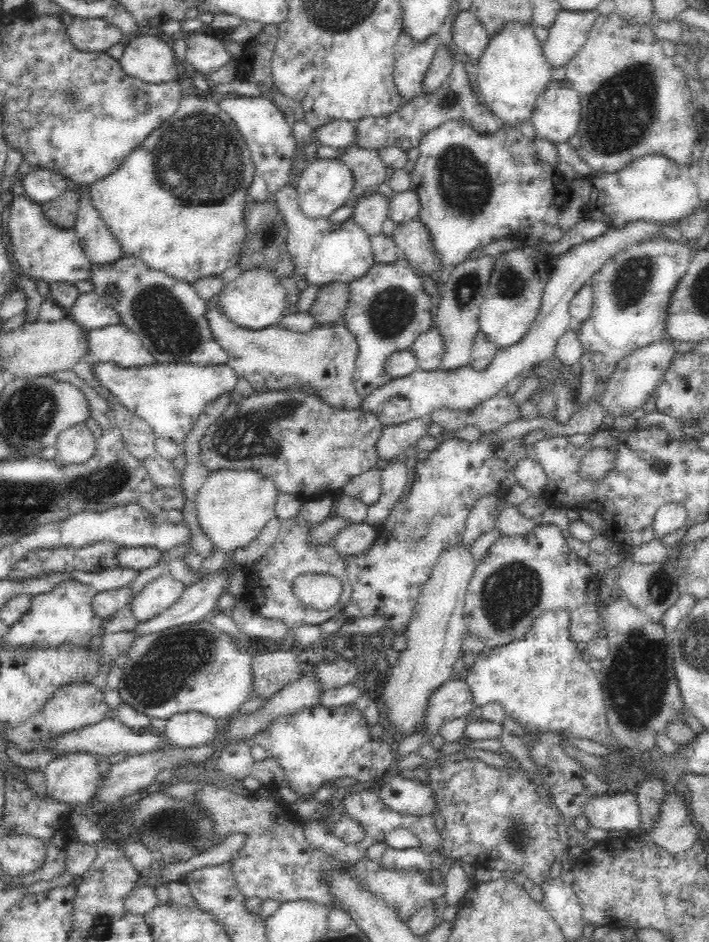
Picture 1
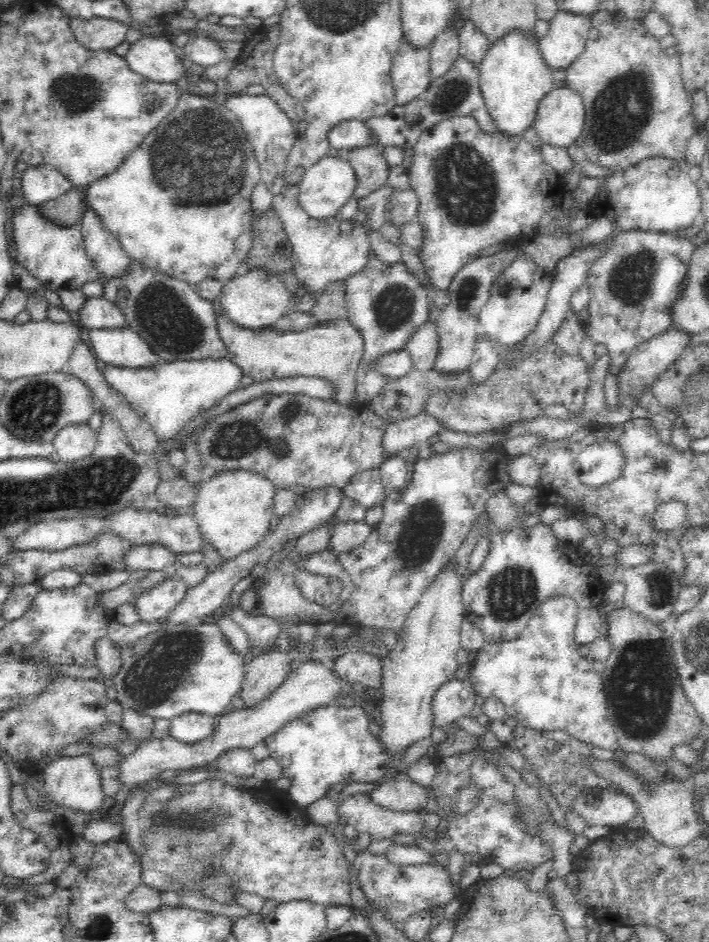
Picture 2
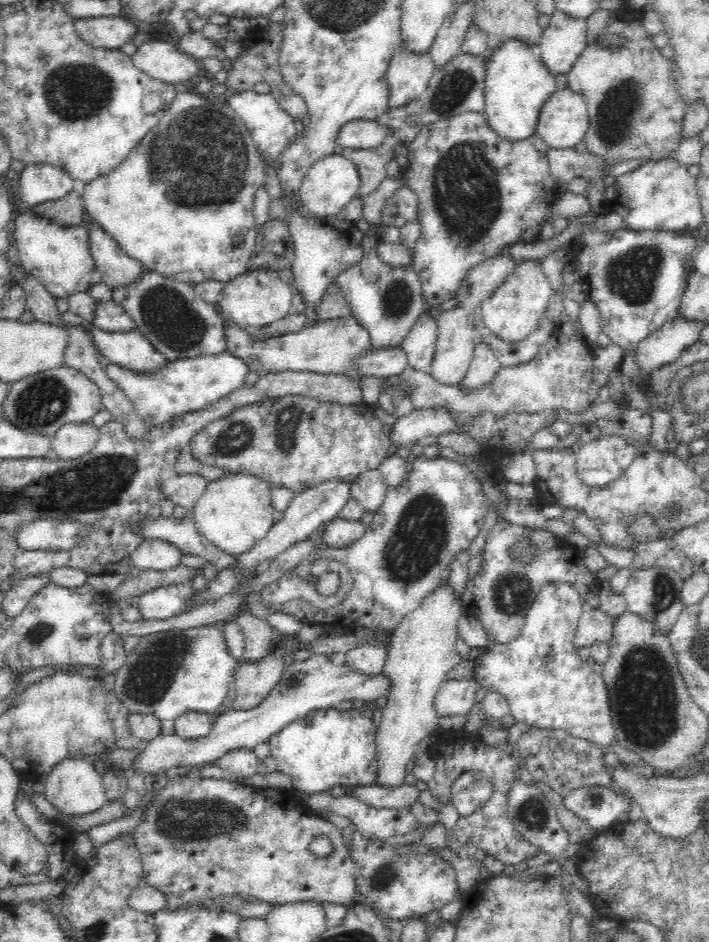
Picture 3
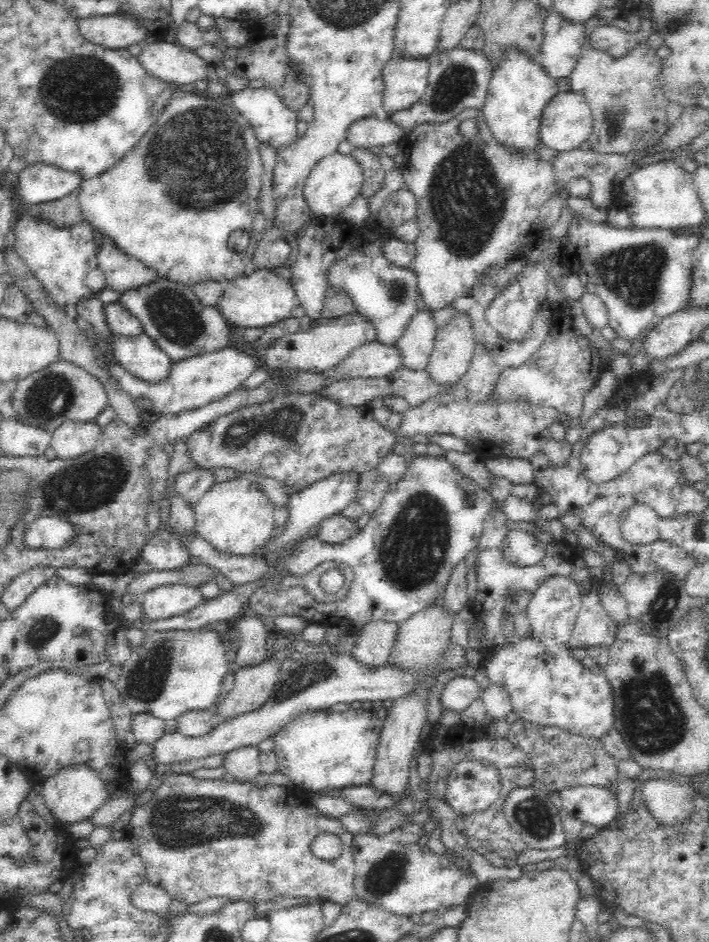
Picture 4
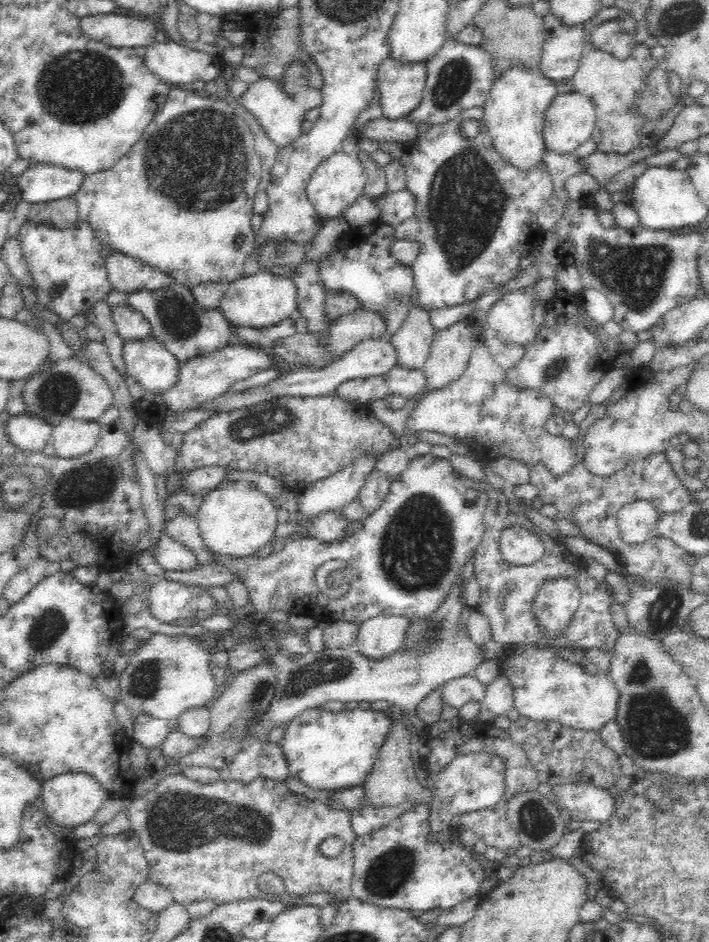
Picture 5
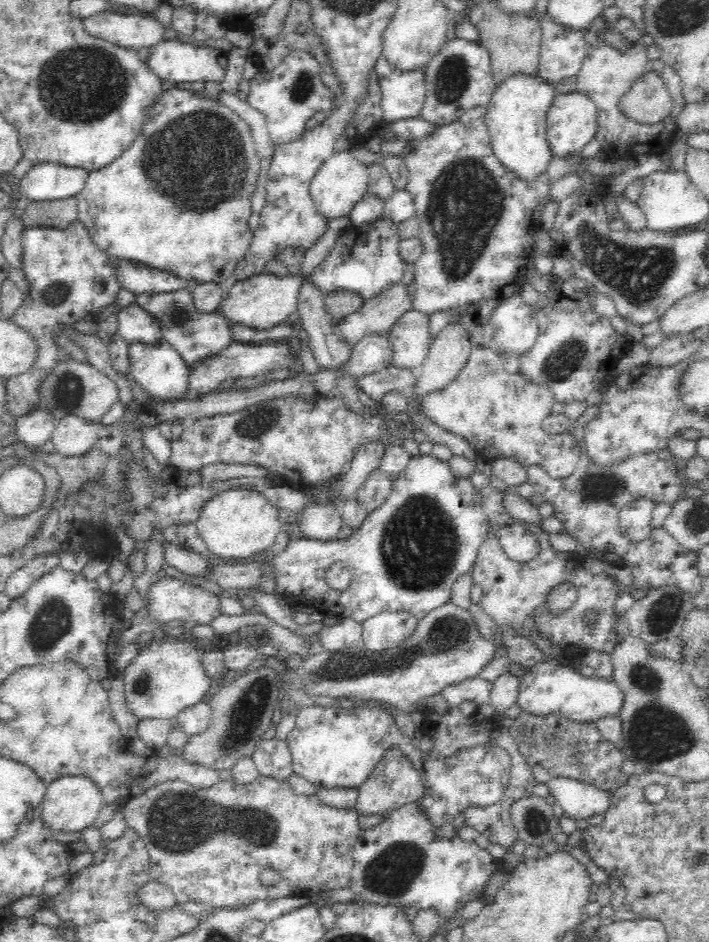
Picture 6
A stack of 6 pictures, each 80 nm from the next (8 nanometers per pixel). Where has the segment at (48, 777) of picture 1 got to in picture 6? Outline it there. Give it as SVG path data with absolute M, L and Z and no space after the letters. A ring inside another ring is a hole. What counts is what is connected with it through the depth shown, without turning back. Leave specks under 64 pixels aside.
M66 776L47 785L44 800L40 804L43 825L53 834L57 832L82 832L92 826L105 802L100 789L89 778Z

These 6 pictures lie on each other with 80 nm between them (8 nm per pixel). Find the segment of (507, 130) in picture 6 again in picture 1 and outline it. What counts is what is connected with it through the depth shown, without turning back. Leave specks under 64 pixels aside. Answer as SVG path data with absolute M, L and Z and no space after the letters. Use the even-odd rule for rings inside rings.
M512 23L490 39L478 60L476 85L487 109L496 118L497 127L517 128L530 120L536 100L552 82L553 67L548 64L532 25Z

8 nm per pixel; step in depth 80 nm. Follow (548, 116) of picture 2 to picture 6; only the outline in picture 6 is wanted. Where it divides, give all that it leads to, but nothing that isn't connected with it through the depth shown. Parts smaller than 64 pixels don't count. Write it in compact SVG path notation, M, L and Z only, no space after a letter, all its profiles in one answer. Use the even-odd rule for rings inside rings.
M557 93L548 110L546 126L548 144L554 155L566 156L580 152L597 134L597 106L586 93Z

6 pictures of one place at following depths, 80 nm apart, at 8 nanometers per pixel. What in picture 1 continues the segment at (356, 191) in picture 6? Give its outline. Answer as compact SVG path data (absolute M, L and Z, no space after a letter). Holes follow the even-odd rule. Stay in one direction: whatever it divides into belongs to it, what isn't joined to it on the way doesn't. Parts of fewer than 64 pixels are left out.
M338 157L319 158L308 163L296 183L297 199L303 214L310 219L327 219L334 210L344 206L354 193L354 174Z

